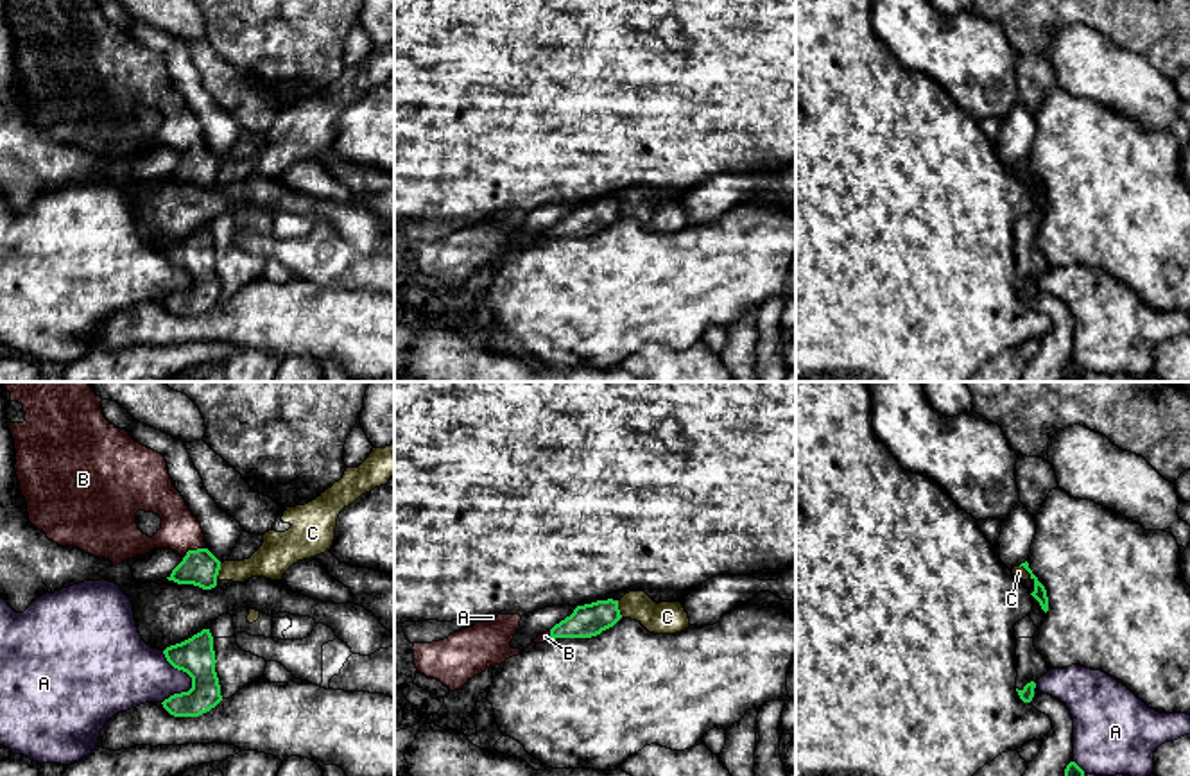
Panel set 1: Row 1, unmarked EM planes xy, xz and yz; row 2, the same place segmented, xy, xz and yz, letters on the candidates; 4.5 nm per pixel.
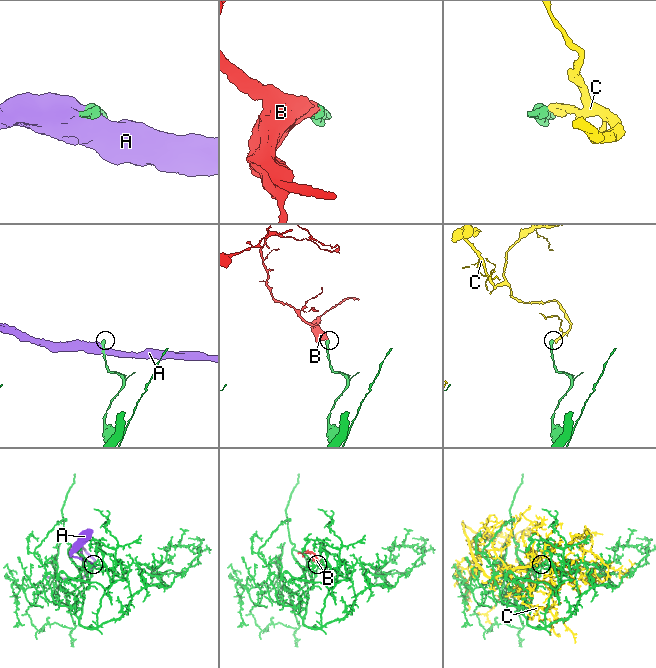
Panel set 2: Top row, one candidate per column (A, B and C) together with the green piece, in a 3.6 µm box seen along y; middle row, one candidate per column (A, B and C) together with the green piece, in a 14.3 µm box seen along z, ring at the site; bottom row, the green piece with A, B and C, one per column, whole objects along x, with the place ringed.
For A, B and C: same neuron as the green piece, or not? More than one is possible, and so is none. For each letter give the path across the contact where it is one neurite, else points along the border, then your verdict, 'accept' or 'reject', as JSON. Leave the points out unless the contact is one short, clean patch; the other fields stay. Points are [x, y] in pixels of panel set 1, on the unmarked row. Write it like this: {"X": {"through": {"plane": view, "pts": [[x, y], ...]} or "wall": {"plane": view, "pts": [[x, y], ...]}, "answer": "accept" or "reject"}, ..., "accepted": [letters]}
{"A": {"answer": "reject"}, "B": {"through": {"plane": "xy", "pts": [[199, 165], [192, 149], [180, 129]]}, "answer": "accept"}, "C": {"wall": {"plane": "xy", "pts": [[221, 162], [215, 178]]}, "answer": "reject"}, "accepted": ["B"]}

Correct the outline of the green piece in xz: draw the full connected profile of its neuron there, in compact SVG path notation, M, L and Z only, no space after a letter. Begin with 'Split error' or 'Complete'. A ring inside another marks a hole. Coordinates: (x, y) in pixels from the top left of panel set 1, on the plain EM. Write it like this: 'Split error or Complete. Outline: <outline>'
Split error. Outline: M613 197L577 204L570 215L539 233L532 242L556 237L591 237L613 226L620 217L618 199Z

